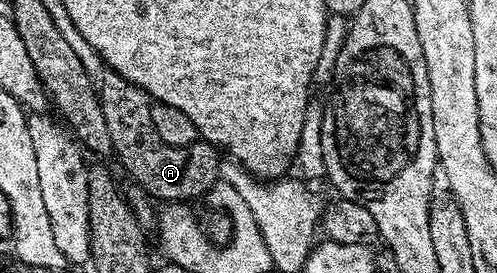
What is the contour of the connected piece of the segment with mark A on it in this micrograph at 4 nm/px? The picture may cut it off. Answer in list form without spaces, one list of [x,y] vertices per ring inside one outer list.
[[[111,69],[105,70],[98,79],[98,94],[100,96],[100,104],[102,105],[102,114],[106,117],[106,125],[110,128],[110,141],[112,142],[112,150],[115,158],[120,158],[120,163],[126,170],[132,174],[131,182],[145,191],[153,200],[168,199],[164,201],[188,201],[184,199],[196,199],[199,195],[207,196],[212,188],[216,186],[220,178],[220,161],[222,158],[221,152],[213,147],[211,143],[197,141],[186,145],[185,147],[175,147],[174,145],[166,145],[166,141],[162,141],[162,137],[158,137],[158,129],[154,129],[154,121],[150,118],[150,109],[152,108],[153,100],[144,92],[141,87],[134,85],[130,81],[126,81],[126,77],[122,77],[117,71]]]

